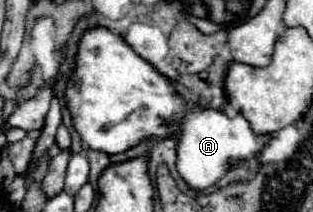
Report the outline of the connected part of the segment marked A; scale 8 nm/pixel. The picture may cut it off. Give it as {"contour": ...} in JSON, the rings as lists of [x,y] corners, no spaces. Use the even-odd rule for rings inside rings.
{"contour":[[[107,28],[85,32],[77,54],[77,68],[67,86],[67,104],[83,144],[97,152],[121,154],[147,138],[175,138],[177,172],[195,192],[217,184],[233,164],[259,158],[271,138],[269,134],[255,134],[241,114],[229,118],[221,110],[189,100],[167,76],[141,60],[119,34]],[[171,124],[175,128],[173,134],[169,132]]]}

